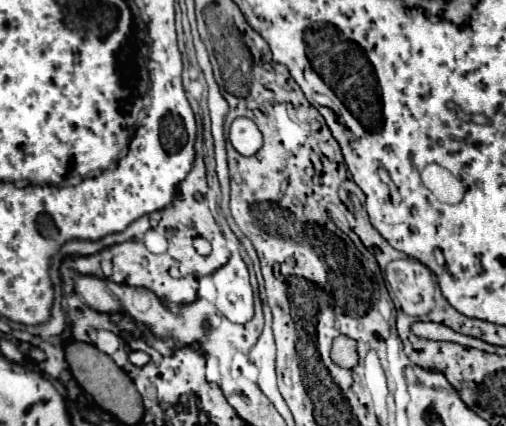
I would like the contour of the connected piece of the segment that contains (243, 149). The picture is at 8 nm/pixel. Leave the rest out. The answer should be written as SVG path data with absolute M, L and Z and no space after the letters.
M236 118L230 126L228 138L234 150L242 156L254 155L263 144L262 134L250 118Z

